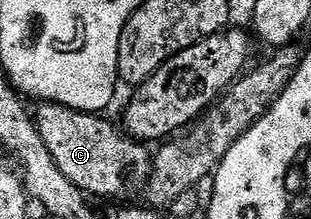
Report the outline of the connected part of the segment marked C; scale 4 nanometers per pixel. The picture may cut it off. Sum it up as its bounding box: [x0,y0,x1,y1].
[34,102,153,197]

